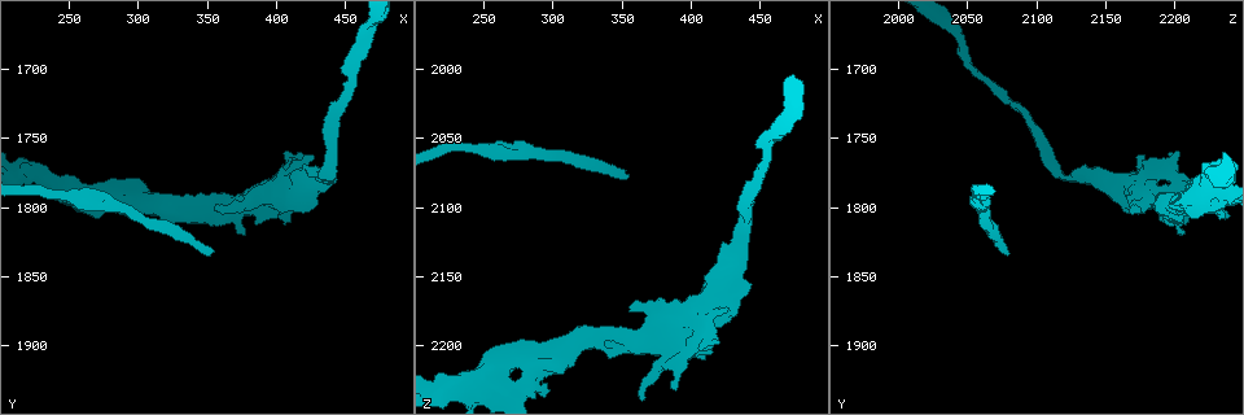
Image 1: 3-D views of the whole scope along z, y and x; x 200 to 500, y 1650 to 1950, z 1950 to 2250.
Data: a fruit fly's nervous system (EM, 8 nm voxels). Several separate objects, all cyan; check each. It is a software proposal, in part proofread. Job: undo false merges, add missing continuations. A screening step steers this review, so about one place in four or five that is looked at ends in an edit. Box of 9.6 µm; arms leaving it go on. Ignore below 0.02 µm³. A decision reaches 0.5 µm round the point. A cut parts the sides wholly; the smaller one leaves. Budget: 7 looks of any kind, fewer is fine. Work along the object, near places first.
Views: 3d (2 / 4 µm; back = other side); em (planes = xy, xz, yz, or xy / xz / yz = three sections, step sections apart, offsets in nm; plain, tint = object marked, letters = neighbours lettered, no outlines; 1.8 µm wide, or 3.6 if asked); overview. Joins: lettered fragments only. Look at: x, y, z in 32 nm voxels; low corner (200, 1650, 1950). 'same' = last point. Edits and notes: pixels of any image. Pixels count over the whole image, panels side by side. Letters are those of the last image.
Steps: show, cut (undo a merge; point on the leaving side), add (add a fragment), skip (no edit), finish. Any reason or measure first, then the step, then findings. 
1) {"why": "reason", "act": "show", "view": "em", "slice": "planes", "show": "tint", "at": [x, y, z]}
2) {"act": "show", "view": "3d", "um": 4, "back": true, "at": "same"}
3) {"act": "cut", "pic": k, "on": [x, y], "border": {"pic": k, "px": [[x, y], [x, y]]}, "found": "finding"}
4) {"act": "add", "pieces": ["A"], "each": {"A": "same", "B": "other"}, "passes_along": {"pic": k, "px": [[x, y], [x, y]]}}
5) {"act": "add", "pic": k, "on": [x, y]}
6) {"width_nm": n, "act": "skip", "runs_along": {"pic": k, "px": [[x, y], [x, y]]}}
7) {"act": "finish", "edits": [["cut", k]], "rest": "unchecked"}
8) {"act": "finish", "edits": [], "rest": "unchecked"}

{"why": "calibre changes", "act": "show", "view": "em", "slice": "planes", "show": "tint", "at": [252, 1790, 2220]}

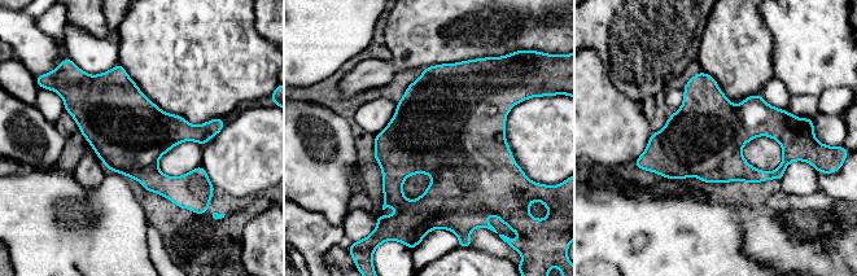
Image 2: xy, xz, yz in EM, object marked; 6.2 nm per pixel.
{"act": "show", "view": "em", "slice": "planes", "show": "letters", "at": "same"}

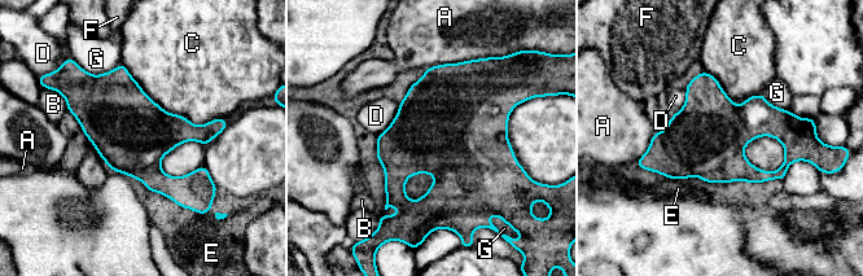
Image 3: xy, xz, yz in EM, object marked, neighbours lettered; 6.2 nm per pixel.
{"act": "skip", "each": {"A": "other", "B": "other", "C": "other", "D": "other", "E": "other", "F": "other", "G": "other"}, "border": {"pic": 3, "px": [[122, 62], [163, 109], [226, 119]]}, "found": "continuous, no second neuron"}

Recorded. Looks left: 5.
{"why": "an open end", "act": "show", "view": "em", "slice": "xy", "step": 4, "show": "tint", "at": [356, 1834, 2076]}

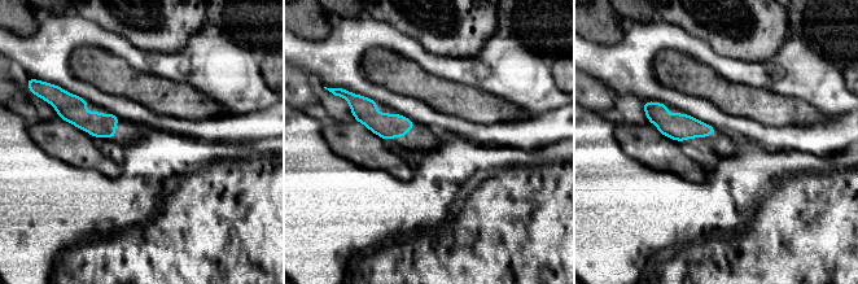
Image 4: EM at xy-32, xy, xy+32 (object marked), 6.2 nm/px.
{"act": "show", "view": "em", "slice": "planes", "show": "letters", "at": "same"}

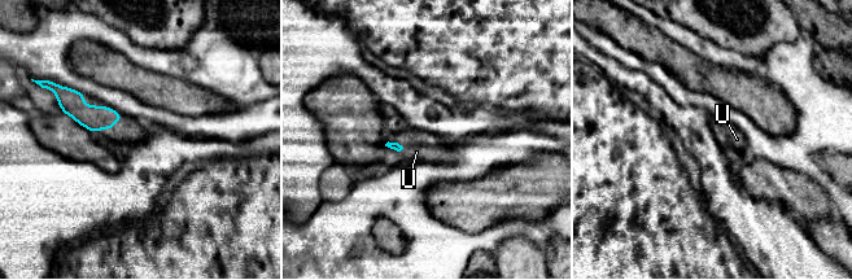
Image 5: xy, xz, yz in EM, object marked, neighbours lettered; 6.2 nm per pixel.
{"longest_contact_nm": ["U", 60], "act": "add", "pieces": ["U"], "each": {"U": "same"}, "found": "it goes on there"}

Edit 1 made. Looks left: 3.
{"why": "touches itself", "act": "show", "view": "3d", "um": 4, "at": [398, 1792, 2184]}

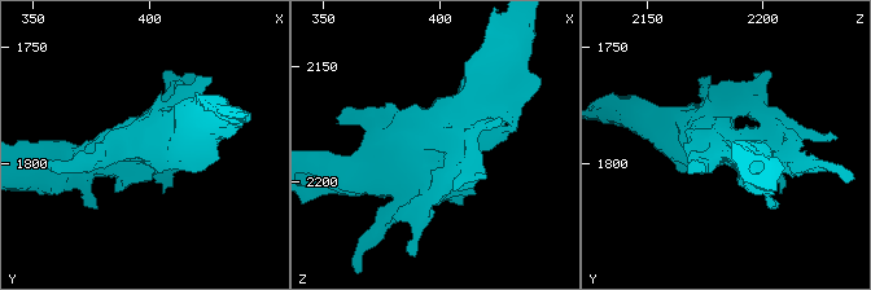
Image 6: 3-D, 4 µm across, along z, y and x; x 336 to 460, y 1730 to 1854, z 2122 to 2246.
{"act": "show", "view": "em", "um": 3.6, "slice": "xy", "step": 4, "show": "tint", "at": [398, 1793, 2184]}

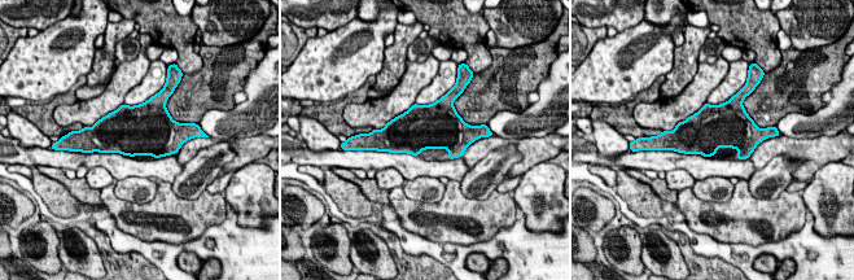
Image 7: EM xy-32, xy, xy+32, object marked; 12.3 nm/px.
{"why": "cut it another way", "act": "show", "view": "em", "um": 3.6, "slice": "planes", "show": "letters", "at": "same"}

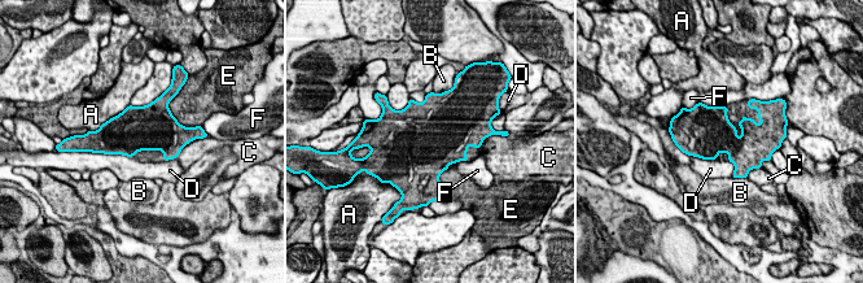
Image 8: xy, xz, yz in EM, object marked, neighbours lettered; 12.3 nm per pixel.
{"longest_contact_nm": ["A", 550], "act": "skip", "each": {"A": "other", "B": "other", "C": "other", "D": "other", "E": "other", "F": "other"}, "border": {"pic": 8, "px": [[97, 152], [121, 153], [128, 157]]}, "found": "all the same neuron"}

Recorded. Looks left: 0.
{"act": "finish", "edits": [["add", 5]], "rest": "unchecked"}

